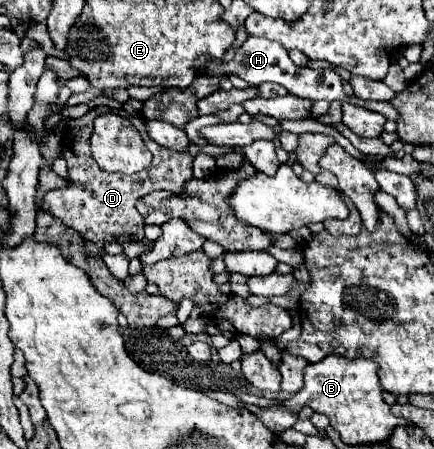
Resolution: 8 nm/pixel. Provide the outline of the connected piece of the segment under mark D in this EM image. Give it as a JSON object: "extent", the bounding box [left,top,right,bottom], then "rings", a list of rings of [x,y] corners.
{"extent":[41,109,193,245],"rings":[[[91,109],[89,113],[71,119],[69,129],[61,137],[61,147],[63,147],[63,157],[67,161],[67,175],[73,181],[73,185],[65,189],[55,189],[49,191],[43,199],[41,209],[49,211],[53,217],[61,219],[67,227],[75,229],[83,239],[93,241],[97,245],[103,245],[105,241],[115,241],[115,243],[125,243],[125,241],[141,241],[143,235],[143,219],[139,211],[135,209],[135,203],[139,197],[157,191],[157,189],[167,189],[171,193],[181,193],[183,183],[193,177],[191,165],[193,165],[193,155],[177,153],[171,149],[165,149],[157,145],[151,137],[147,137],[147,147],[153,153],[153,163],[149,169],[143,169],[141,173],[133,175],[123,175],[123,173],[105,173],[103,169],[97,169],[97,163],[91,157],[89,149],[89,137],[93,133],[93,121],[99,117],[99,109]]]}

